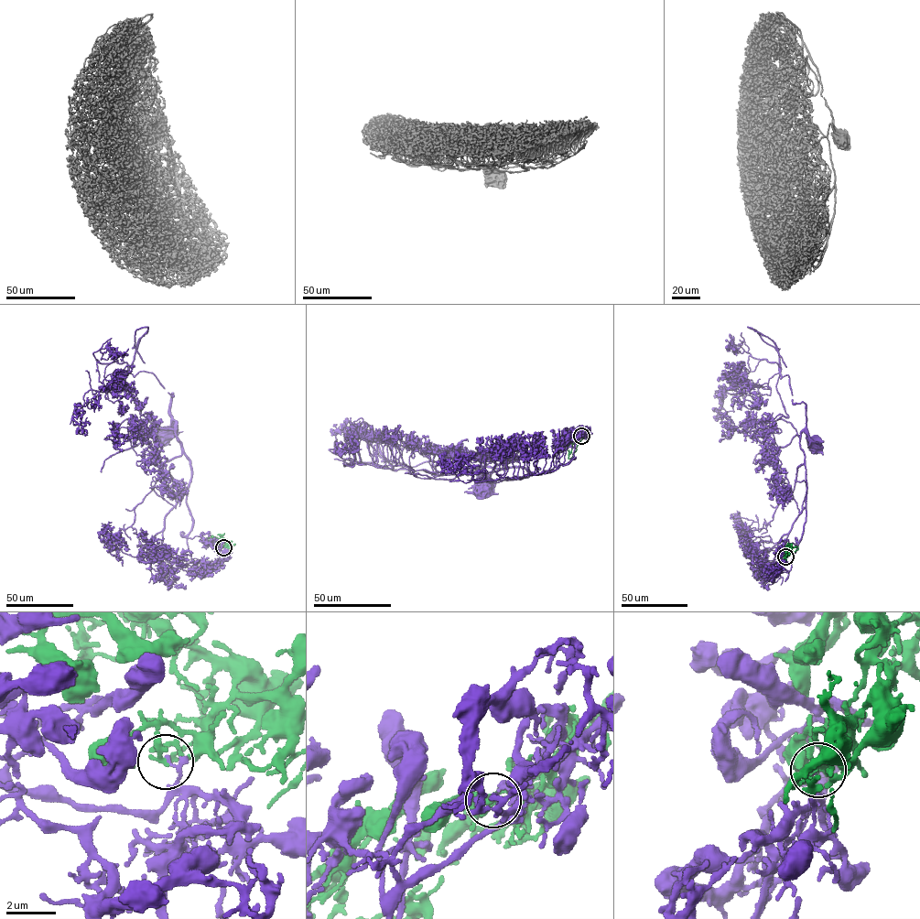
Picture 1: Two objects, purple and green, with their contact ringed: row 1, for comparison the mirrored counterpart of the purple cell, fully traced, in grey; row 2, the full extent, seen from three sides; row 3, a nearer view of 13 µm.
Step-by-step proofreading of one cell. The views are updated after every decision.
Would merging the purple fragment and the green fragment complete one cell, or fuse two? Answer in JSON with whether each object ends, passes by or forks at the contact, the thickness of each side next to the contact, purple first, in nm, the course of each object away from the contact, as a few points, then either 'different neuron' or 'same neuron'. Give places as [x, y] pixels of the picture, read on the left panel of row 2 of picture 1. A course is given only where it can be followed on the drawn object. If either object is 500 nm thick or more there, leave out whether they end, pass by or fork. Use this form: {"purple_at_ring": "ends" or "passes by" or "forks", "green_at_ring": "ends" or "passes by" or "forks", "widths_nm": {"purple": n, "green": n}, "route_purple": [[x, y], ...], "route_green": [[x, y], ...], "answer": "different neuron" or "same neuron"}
{"purple_at_ring": "ends", "green_at_ring": "ends", "widths_nm": {"purple": 130, "green": 220}, "route_purple": [[223, 547], [183, 535], [192, 523], [186, 502], [190, 459], [177, 423], [167, 435]], "route_green": [[223, 547], [226, 544], [221, 539], [218, 543], [207, 539]], "answer": "same neuron"}

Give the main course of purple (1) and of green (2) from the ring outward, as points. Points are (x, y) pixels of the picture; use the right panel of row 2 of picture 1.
1: (785, 556), (790, 543), (795, 545), (801, 540), (806, 519), (800, 433), (815, 444)
2: (785, 556), (790, 548), (791, 552), (798, 547)

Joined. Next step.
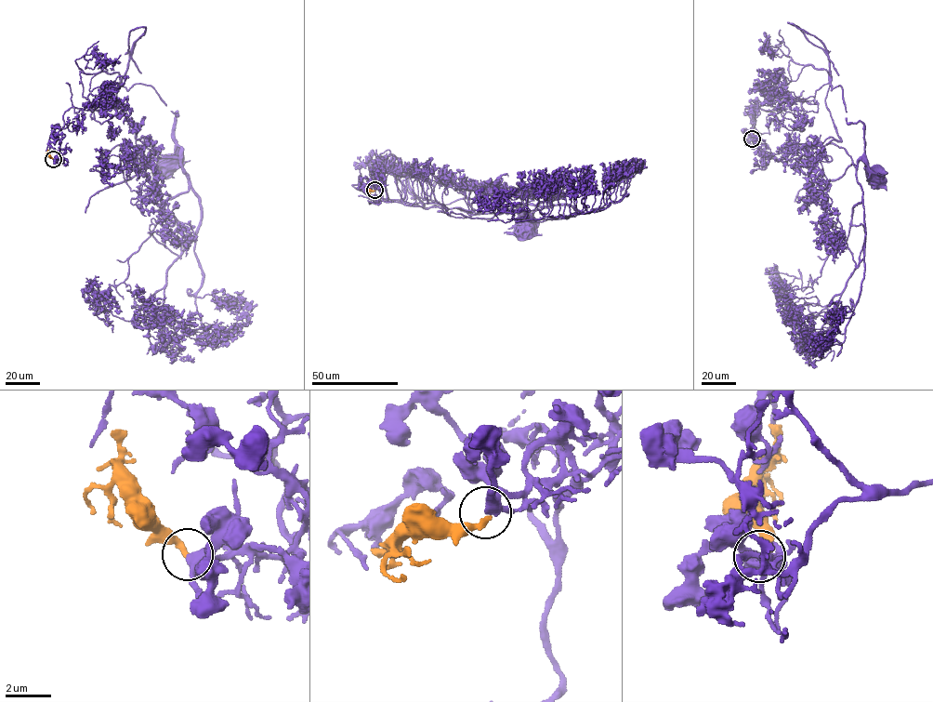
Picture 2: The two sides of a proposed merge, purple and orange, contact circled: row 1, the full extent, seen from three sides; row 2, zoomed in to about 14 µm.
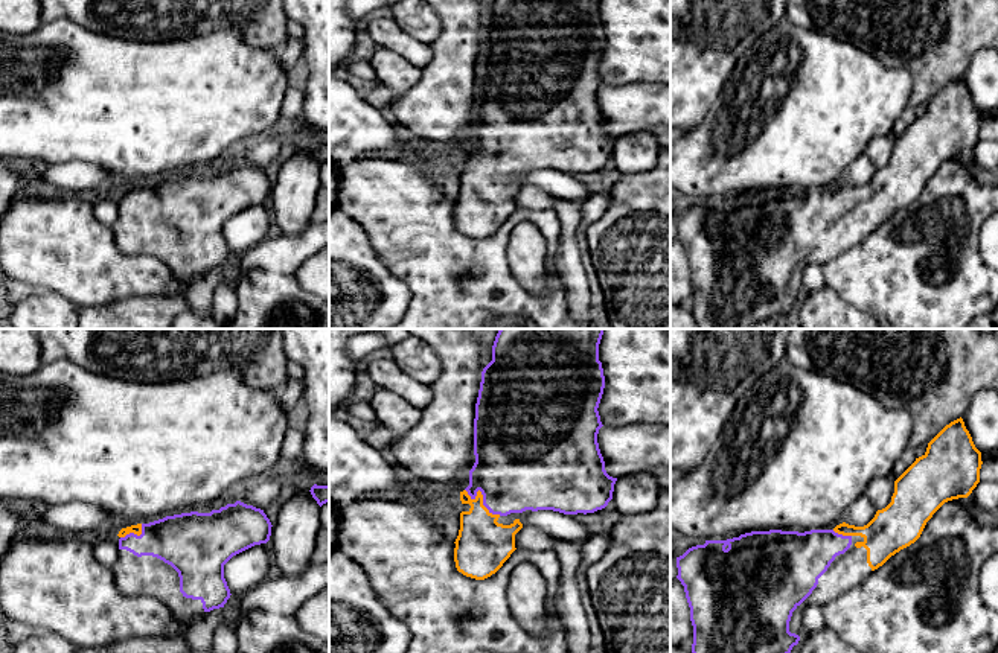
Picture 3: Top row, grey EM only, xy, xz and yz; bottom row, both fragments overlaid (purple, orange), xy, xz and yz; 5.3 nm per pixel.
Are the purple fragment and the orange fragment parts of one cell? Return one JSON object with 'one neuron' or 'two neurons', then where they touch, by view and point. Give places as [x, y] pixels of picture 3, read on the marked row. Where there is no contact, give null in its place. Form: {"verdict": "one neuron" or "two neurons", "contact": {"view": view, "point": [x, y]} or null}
{"verdict": "one neuron", "contact": {"view": "xz", "point": [483, 498]}}

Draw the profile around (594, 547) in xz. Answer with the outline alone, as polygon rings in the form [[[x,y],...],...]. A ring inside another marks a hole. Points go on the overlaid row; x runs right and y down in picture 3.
[[[609,531],[593,534],[582,546],[582,565],[590,566],[597,562],[606,549]]]

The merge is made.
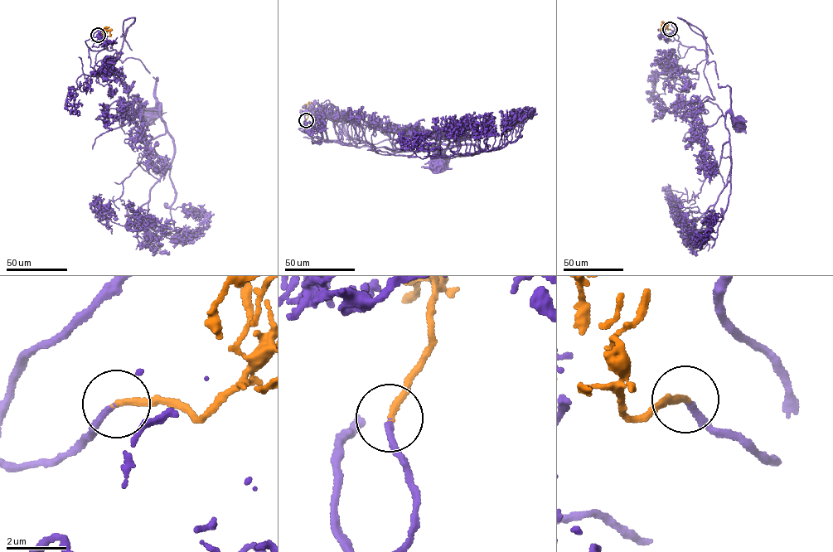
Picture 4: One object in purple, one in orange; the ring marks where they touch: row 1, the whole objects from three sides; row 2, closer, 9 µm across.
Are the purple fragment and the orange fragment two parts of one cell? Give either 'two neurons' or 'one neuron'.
one neuron

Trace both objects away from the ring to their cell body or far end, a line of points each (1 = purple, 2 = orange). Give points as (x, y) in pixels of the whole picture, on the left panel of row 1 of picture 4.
1: (98, 35), (159, 180), (173, 138), (152, 115)
2: (98, 35), (110, 30), (108, 36)

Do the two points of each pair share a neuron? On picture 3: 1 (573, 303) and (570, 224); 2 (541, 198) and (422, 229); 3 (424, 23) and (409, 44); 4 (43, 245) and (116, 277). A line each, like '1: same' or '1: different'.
1: same
2: different
3: different
4: same

